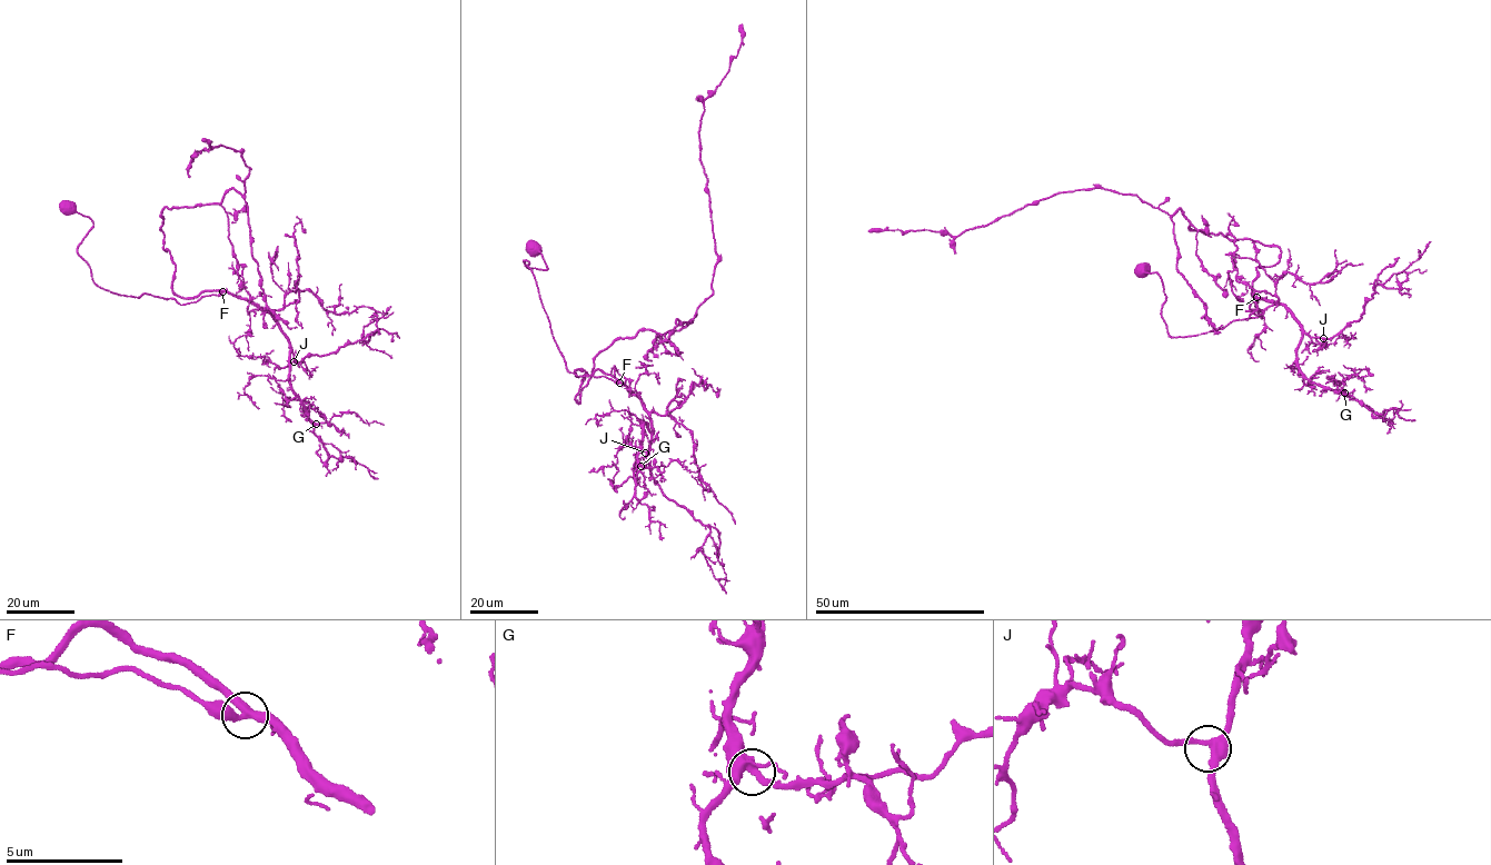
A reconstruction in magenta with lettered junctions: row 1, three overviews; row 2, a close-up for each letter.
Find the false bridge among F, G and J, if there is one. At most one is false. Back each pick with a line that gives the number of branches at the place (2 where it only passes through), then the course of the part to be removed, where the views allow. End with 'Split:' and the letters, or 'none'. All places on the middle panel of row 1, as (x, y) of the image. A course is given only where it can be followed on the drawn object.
Split: none

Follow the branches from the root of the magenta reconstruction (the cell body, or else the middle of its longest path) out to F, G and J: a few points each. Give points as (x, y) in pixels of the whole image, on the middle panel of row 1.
F: (533, 248), (547, 268), (528, 268), (523, 260), (529, 264), (566, 368), (577, 376), (603, 376), (619, 383)
G: (533, 248), (547, 268), (523, 260), (566, 368), (623, 383), (649, 416), (652, 433), (639, 425), (640, 466)
J: (533, 248), (547, 268), (523, 260), (566, 368), (610, 378), (636, 395), (653, 431), (645, 453)

